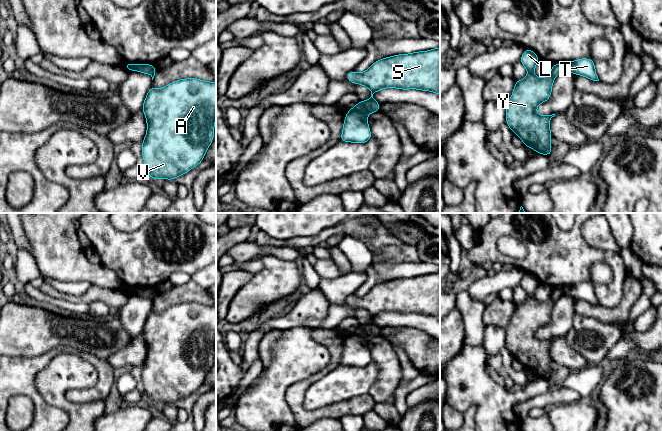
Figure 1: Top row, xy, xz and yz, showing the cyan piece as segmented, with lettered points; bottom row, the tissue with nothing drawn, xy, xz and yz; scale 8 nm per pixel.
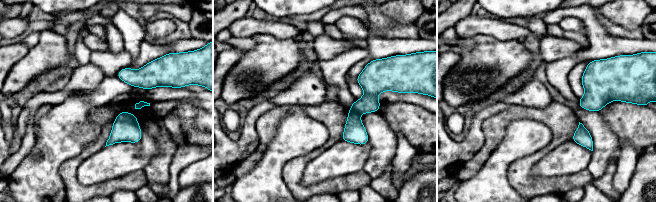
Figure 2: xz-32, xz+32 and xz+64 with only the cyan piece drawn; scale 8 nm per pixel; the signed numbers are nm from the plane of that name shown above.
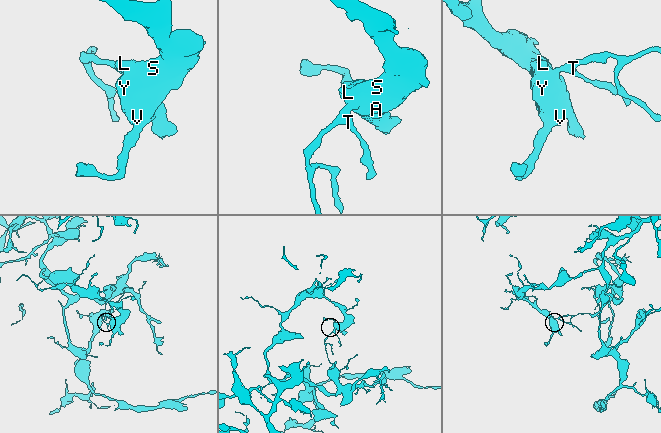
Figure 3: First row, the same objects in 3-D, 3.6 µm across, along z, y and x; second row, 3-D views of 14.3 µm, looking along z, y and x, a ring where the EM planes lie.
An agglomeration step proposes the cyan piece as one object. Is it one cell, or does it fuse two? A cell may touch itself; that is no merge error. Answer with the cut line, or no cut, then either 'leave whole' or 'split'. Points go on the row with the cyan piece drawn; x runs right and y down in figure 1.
xz (353, 107), (366, 115) | split

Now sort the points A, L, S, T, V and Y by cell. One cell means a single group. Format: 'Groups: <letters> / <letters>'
Groups: A L S V Y / T

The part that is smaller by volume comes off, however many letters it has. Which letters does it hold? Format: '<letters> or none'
T

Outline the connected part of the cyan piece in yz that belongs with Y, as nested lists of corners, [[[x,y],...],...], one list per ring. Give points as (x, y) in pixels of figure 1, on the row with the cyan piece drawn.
[[[524,49],[520,62],[528,71],[528,76],[515,80],[513,93],[506,106],[506,124],[512,132],[519,136],[524,147],[535,150],[538,154],[552,155],[550,139],[550,120],[552,115],[537,115],[536,107],[550,99],[554,79],[563,71],[561,63],[554,63],[550,74],[545,78],[534,75],[539,62],[538,55]]]

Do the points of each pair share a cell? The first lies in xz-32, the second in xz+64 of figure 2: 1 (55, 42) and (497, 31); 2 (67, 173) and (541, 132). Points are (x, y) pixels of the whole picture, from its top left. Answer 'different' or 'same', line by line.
1: different
2: different

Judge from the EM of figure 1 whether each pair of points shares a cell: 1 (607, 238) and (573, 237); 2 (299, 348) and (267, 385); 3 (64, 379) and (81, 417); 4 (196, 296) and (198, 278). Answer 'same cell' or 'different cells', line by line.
1: different cells
2: same cell
3: same cell
4: different cells

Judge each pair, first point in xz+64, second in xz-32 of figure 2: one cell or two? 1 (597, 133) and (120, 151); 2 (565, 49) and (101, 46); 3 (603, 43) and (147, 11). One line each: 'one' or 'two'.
1: two
2: one
3: two

